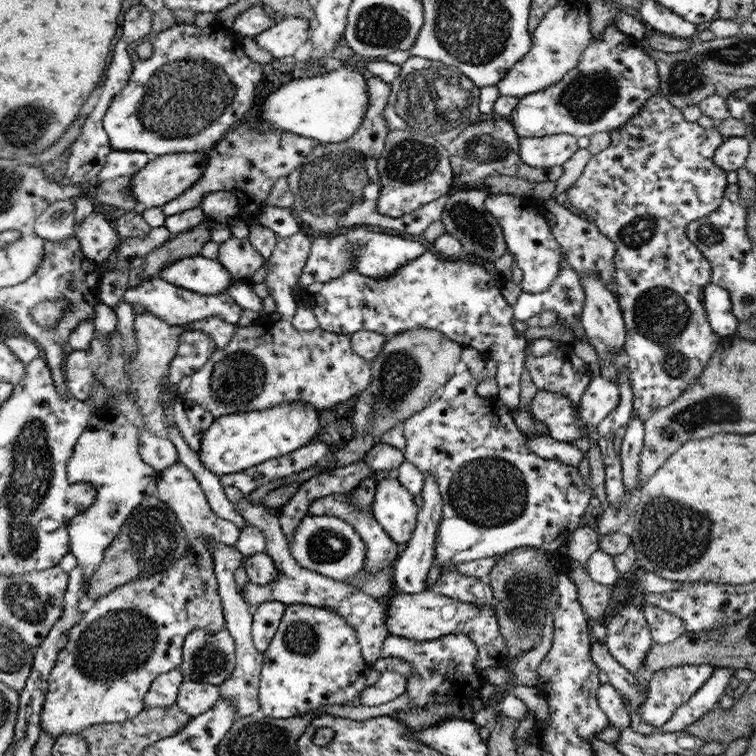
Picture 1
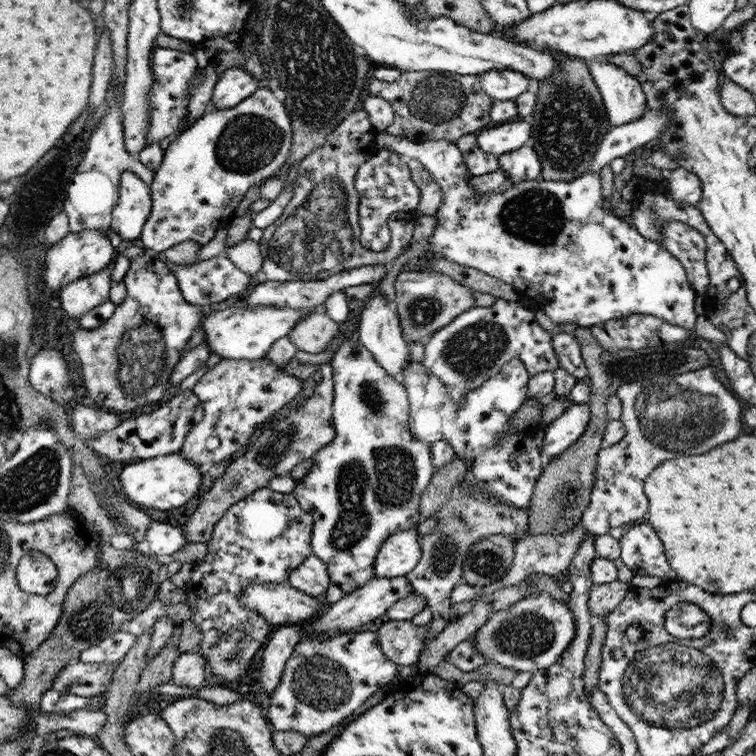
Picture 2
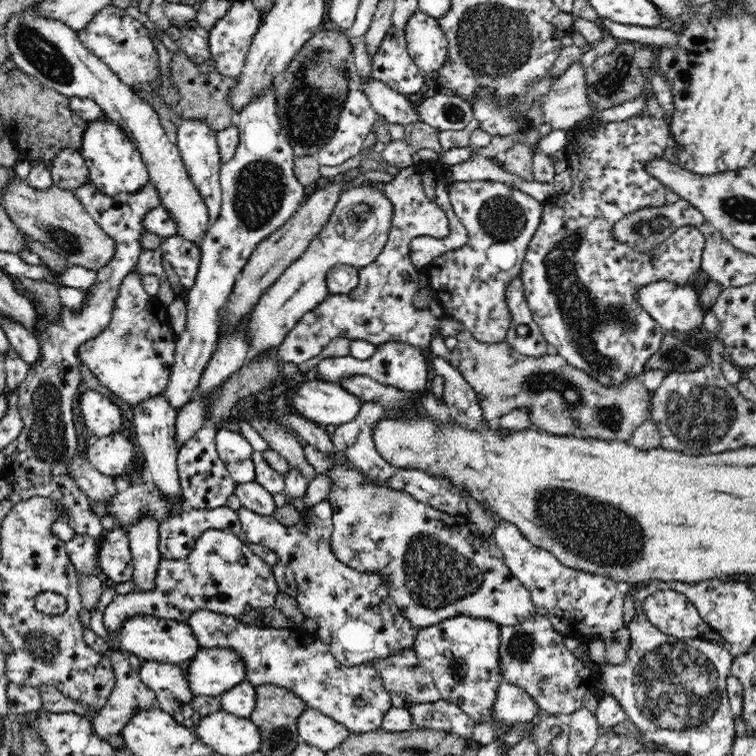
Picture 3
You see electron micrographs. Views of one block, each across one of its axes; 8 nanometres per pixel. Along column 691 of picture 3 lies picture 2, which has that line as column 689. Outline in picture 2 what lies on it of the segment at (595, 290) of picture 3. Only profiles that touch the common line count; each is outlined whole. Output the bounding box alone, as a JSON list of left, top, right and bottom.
[662,221,710,296]

